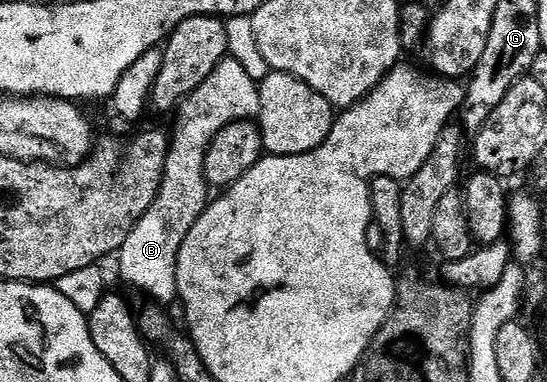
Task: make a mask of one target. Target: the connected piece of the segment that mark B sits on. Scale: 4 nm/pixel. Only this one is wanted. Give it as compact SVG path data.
M223 59L220 65L176 108L178 120L174 123L174 135L169 136L164 177L152 209L140 217L138 224L128 233L128 241L117 251L118 271L130 287L135 287L158 305L175 302L178 299L176 261L188 229L196 225L202 210L208 205L206 191L208 184L204 177L204 161L210 143L224 129L238 119L253 120L260 109L259 84L248 73L244 73L240 61Z

